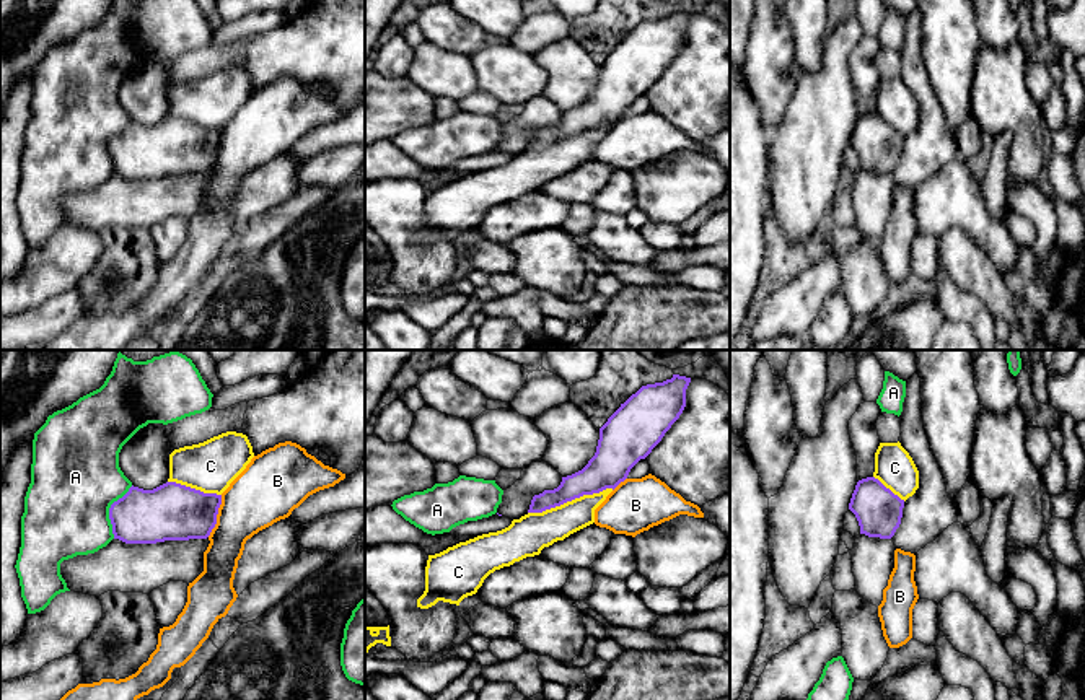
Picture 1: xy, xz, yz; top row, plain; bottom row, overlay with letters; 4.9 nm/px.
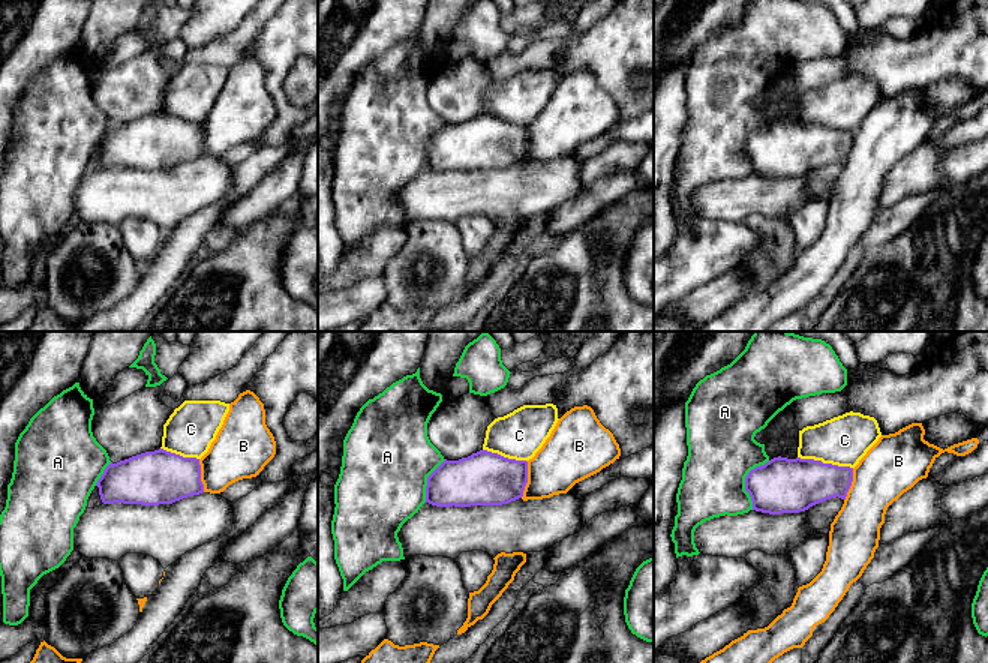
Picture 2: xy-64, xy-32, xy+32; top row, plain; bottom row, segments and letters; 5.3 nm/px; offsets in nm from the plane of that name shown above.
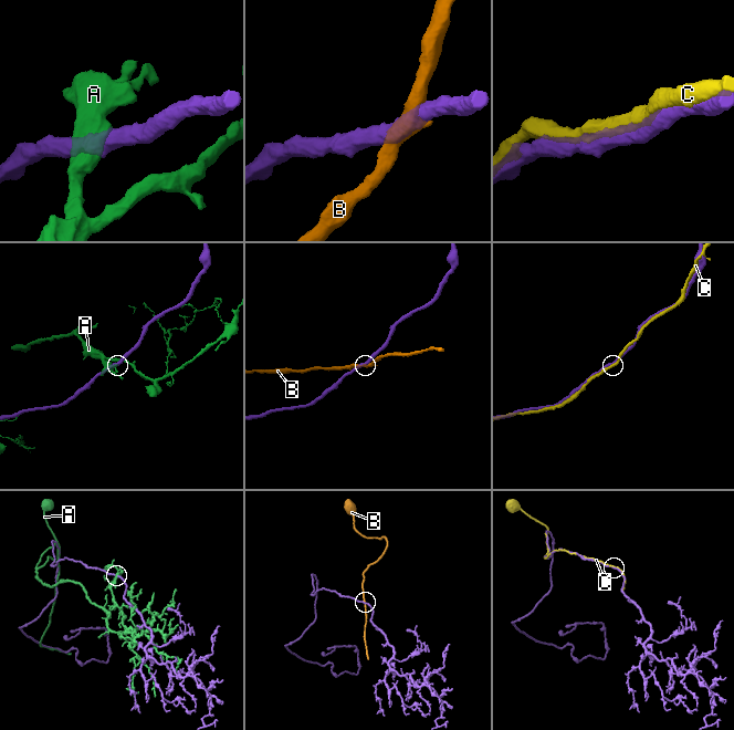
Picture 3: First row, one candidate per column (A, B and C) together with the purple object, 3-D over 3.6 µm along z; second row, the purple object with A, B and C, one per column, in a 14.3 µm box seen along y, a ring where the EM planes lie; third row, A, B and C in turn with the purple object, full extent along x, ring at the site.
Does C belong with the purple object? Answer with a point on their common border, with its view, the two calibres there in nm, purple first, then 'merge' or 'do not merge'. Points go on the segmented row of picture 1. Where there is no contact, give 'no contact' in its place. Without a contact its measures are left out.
contact xz (571, 500); calibres 190 and 190 nm; merge

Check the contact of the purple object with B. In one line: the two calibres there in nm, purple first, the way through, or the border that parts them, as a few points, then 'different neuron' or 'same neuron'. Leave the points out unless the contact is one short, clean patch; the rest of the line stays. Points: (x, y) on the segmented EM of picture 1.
calibres 280 and 300 nm; border xy (222, 495), (217, 523), (207, 536); different neuron

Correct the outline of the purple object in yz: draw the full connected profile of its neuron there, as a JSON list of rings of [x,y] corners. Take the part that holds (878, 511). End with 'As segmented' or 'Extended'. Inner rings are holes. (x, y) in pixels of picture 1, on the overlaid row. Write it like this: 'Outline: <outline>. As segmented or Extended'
Outline: [[[880,443],[875,453],[875,472],[857,482],[849,510],[855,514],[860,534],[891,539],[901,524],[904,501],[919,488],[919,470],[901,443]]]. Extended

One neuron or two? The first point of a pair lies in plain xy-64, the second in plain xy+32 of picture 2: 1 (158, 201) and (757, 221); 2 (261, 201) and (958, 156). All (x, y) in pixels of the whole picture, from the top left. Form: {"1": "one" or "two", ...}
{"1": "two", "2": "two"}

